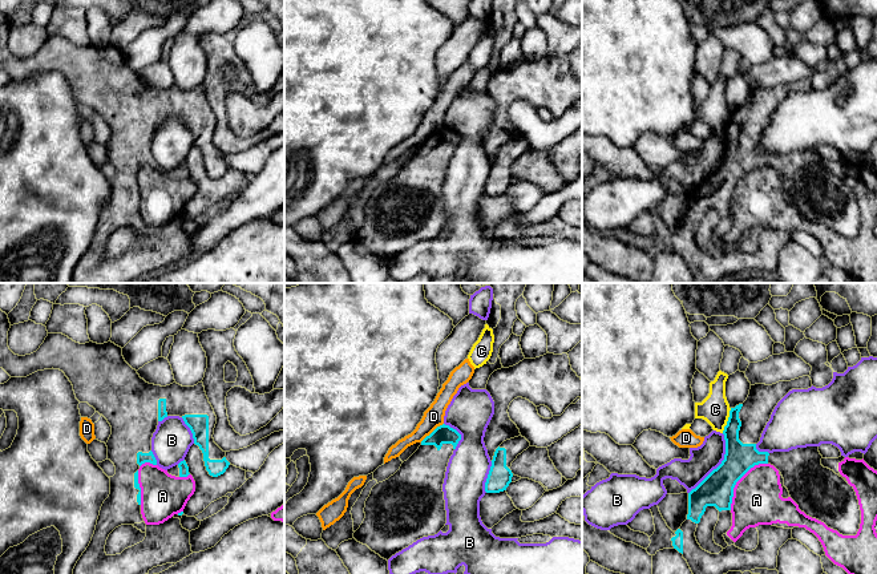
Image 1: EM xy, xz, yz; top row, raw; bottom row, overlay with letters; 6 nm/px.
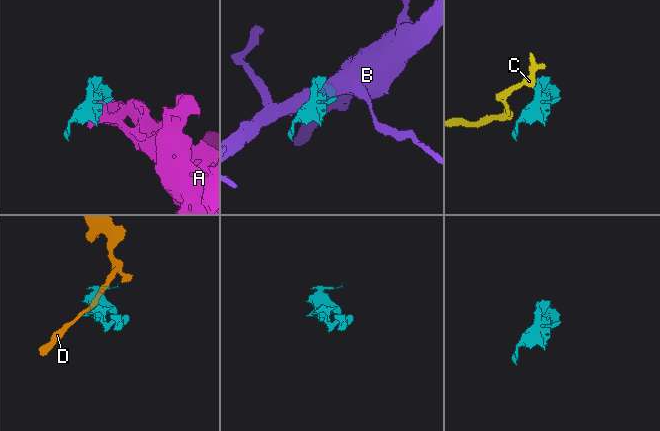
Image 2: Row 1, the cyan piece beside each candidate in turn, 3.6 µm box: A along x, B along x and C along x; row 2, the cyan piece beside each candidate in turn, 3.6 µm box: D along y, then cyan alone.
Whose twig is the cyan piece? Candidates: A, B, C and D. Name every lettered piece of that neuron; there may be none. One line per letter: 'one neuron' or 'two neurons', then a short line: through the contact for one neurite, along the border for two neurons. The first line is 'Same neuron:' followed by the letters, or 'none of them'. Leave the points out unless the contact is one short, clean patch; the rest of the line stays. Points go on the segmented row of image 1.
Same neuron: none of them
A: two neurons
B: two neurons
C: two neurons; line yz (731, 408), (727, 424), (722, 432)
D: two neurons; line xz (443, 423), (420, 441)

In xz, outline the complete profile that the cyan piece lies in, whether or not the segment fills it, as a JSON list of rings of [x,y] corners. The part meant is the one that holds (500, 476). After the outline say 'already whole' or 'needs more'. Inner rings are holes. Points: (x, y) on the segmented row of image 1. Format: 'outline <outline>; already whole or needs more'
outline [[[514,437],[504,441],[494,452],[492,466],[485,482],[486,493],[500,493],[506,490],[512,482],[512,462],[530,446],[530,442],[522,437]]]; needs more

